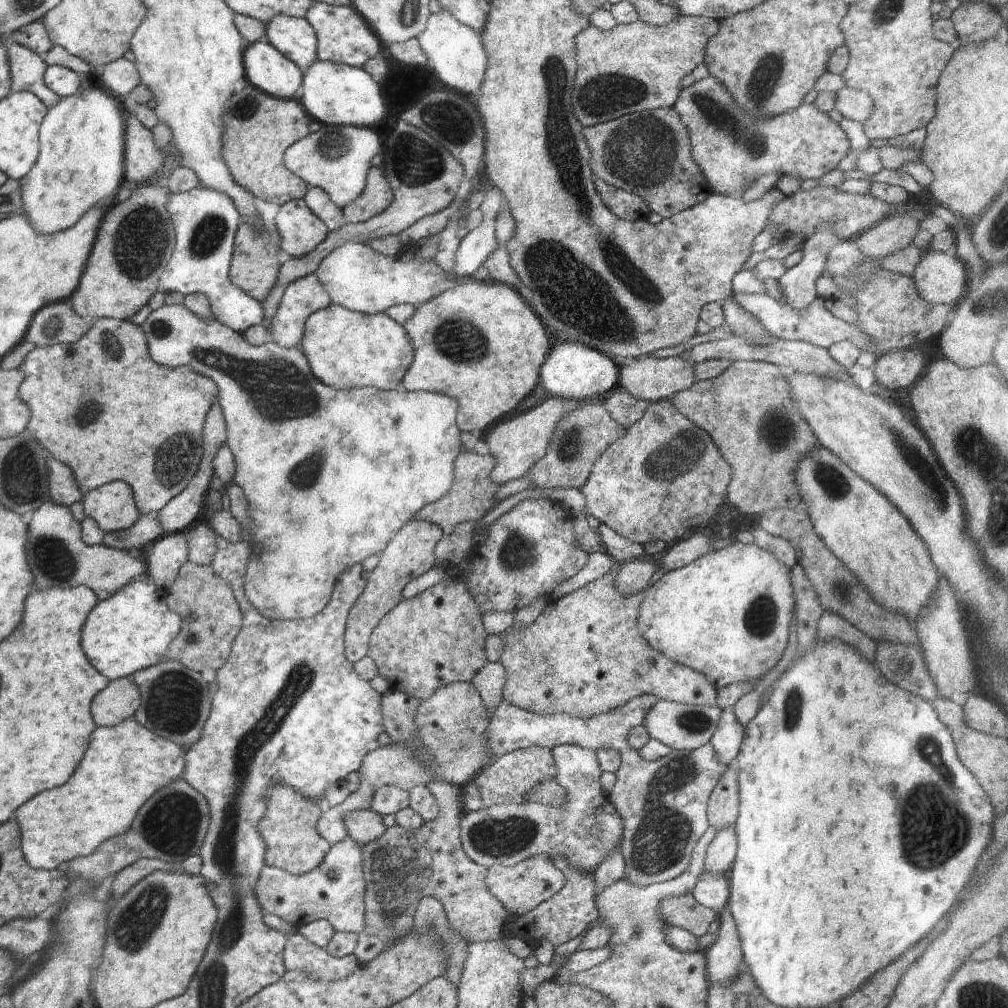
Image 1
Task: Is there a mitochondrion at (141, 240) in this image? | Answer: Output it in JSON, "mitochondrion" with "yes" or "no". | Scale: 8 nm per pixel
{"mitochondrion":"yes"}

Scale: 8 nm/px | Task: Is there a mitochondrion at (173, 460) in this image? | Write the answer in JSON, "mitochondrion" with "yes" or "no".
{"mitochondrion":"yes"}

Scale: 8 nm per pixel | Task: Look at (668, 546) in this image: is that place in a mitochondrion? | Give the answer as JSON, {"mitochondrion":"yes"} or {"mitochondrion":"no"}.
{"mitochondrion":"no"}

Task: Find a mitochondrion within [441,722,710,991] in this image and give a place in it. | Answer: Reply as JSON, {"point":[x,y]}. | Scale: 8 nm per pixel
{"point":[661,838]}

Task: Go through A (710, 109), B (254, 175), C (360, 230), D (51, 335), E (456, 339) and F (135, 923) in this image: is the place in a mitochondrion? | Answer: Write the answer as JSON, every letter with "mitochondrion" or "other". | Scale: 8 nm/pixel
{"A":"mitochondrion","B":"other","C":"other","D":"mitochondrion","E":"mitochondrion","F":"mitochondrion"}

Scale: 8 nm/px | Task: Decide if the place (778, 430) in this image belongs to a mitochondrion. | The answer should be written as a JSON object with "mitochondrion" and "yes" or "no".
{"mitochondrion":"yes"}

